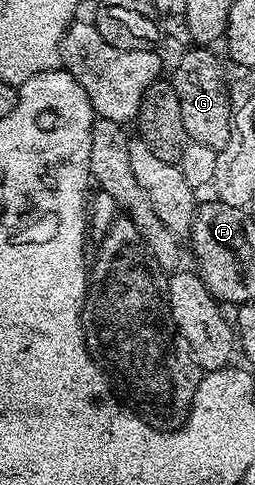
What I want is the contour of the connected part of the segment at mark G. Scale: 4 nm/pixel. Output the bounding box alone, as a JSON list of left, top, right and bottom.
[172,48,232,151]

